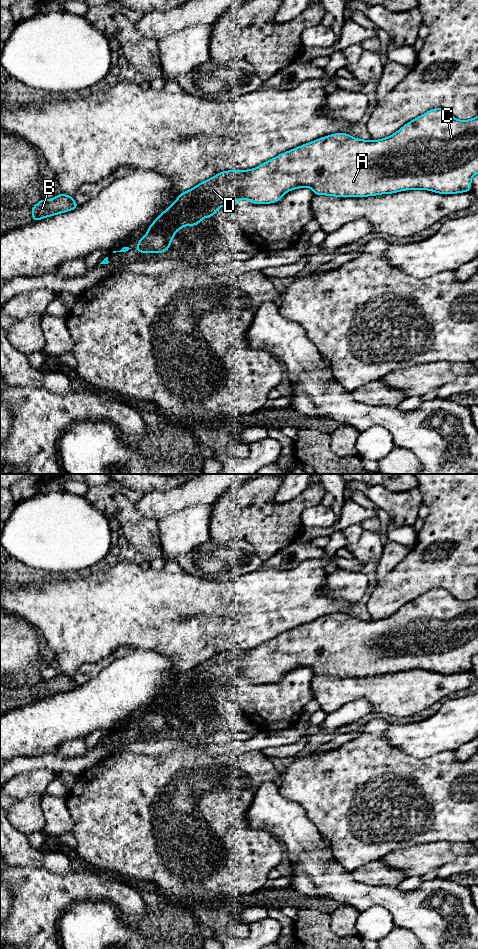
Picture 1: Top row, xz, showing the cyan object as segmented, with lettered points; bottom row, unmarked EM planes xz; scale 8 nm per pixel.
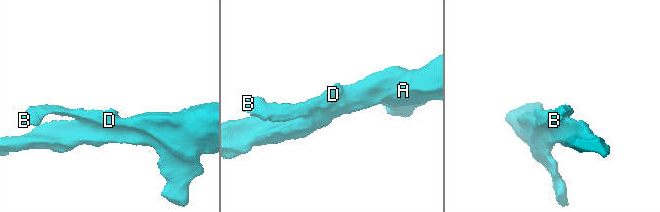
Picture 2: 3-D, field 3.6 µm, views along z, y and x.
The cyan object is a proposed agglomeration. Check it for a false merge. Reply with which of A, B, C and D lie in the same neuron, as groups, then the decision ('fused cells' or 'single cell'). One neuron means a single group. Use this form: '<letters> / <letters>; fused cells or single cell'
A C D / B; fused cells

